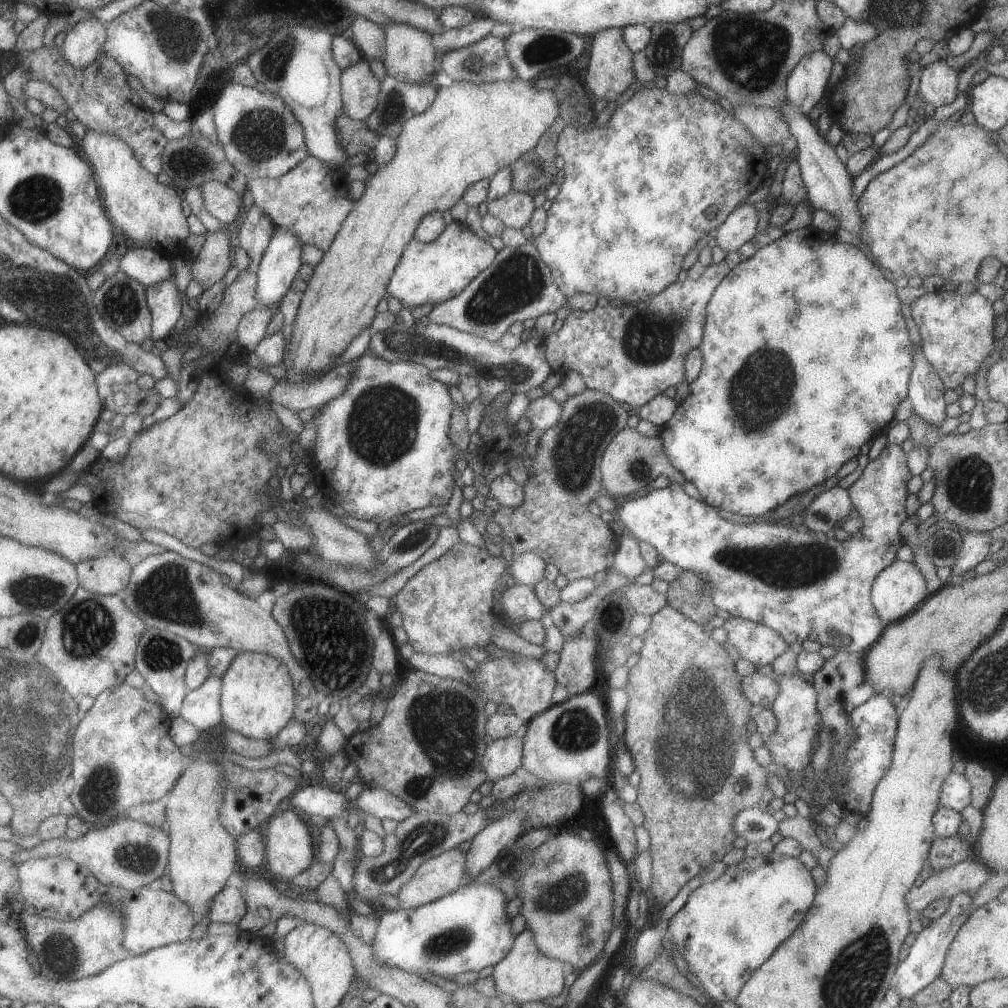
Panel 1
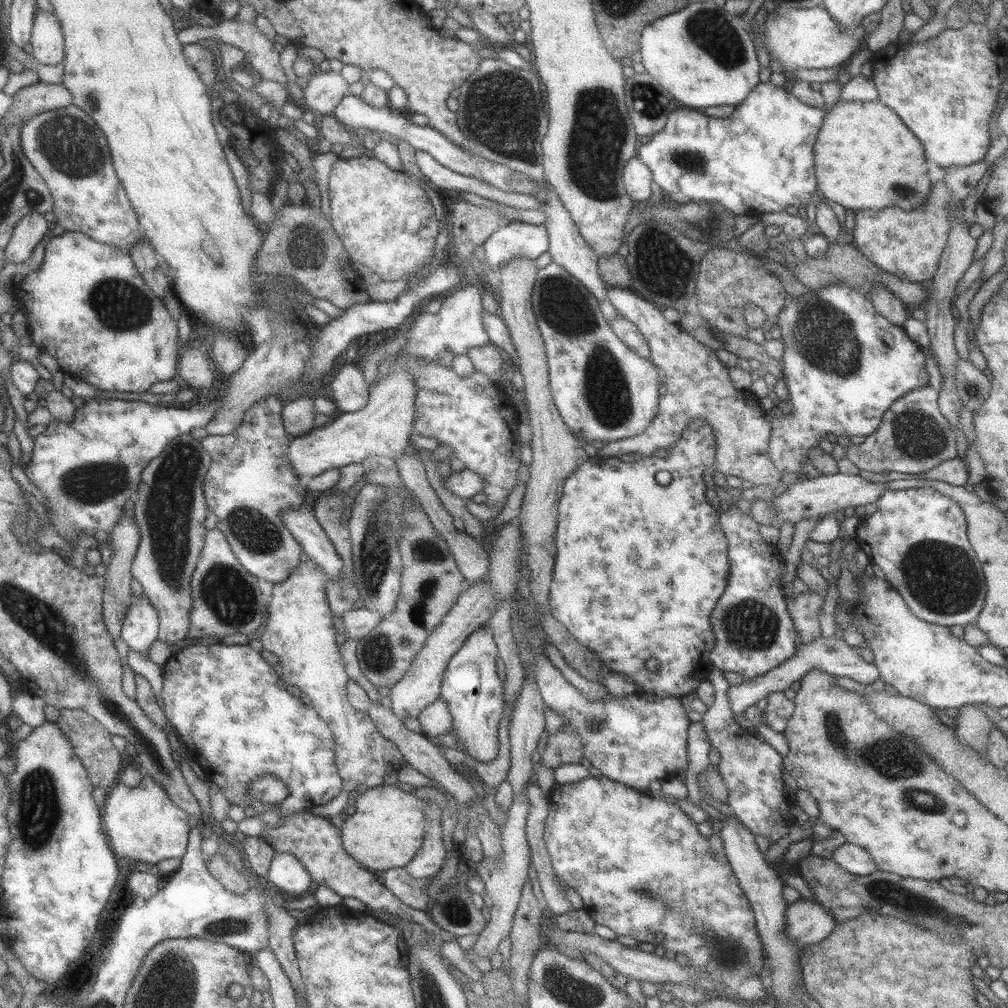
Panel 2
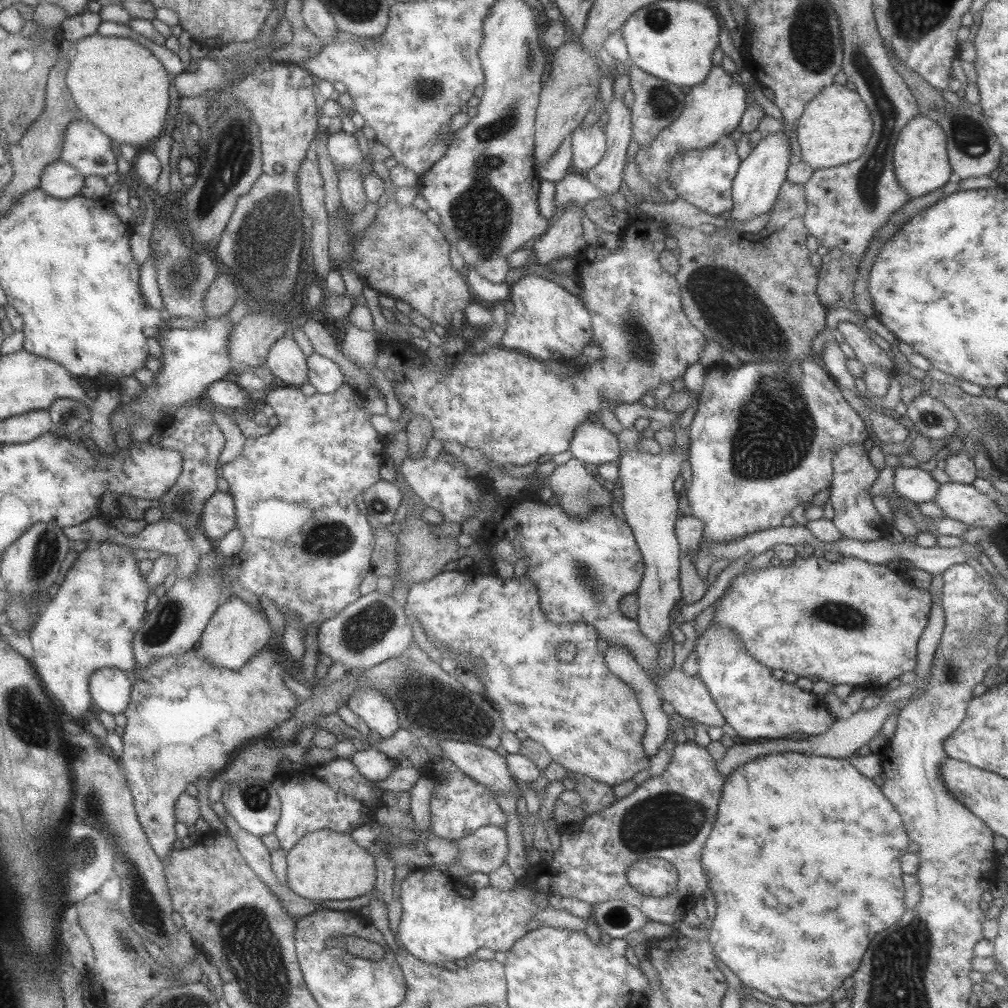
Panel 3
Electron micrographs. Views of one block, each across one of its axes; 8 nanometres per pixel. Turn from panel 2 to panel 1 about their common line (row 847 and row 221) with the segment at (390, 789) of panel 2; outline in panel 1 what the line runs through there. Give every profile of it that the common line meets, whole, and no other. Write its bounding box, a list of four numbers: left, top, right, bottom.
[279,78,558,382]

